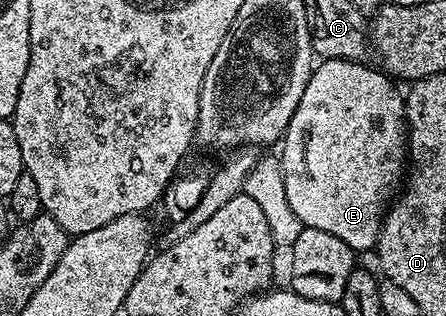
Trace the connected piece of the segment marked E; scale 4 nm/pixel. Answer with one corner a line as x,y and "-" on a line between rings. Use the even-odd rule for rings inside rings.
323,59
311,70
309,83
305,83
305,91
301,94
301,103
293,111
289,119
287,132
281,138
283,145
283,166
281,172
285,179
285,196
289,199
289,207
293,207
293,215
308,229
329,231
329,235
337,235
341,243
356,251
376,248
379,239
379,227
383,223
384,214
392,204
397,190
405,177
405,166
409,161
407,147
407,107
402,92
395,90
396,82
382,68
370,69
363,61
346,61
345,59

